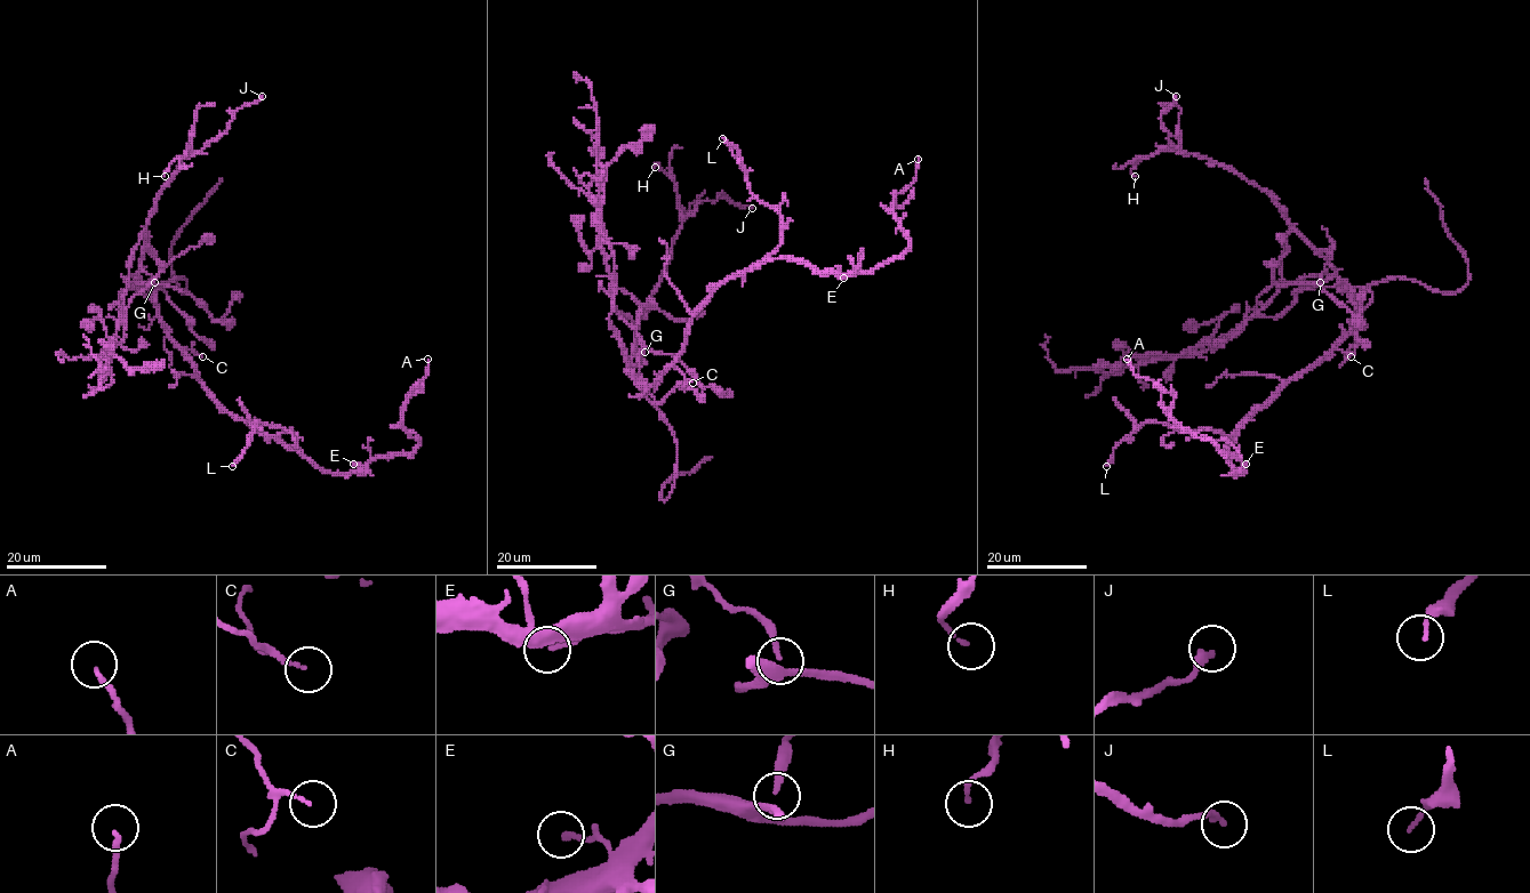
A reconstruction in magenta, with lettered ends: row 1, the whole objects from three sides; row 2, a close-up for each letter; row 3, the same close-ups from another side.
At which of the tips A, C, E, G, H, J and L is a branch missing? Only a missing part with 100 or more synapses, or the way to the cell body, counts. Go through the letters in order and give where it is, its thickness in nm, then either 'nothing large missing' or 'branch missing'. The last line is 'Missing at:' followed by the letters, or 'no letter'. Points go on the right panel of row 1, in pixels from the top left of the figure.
A: place (1127, 359); calibre 170 nm; nothing large missing
C: place (1351, 356); calibre 110 nm; nothing large missing
E: place (1246, 464); calibre 160 nm; nothing large missing
G: place (1320, 282); calibre 120 nm; nothing large missing
H: place (1135, 176); calibre 120 nm; nothing large missing
J: place (1176, 96); calibre 200 nm; nothing large missing
L: place (1106, 466); calibre 110 nm; nothing large missing
Missing at: no letter

